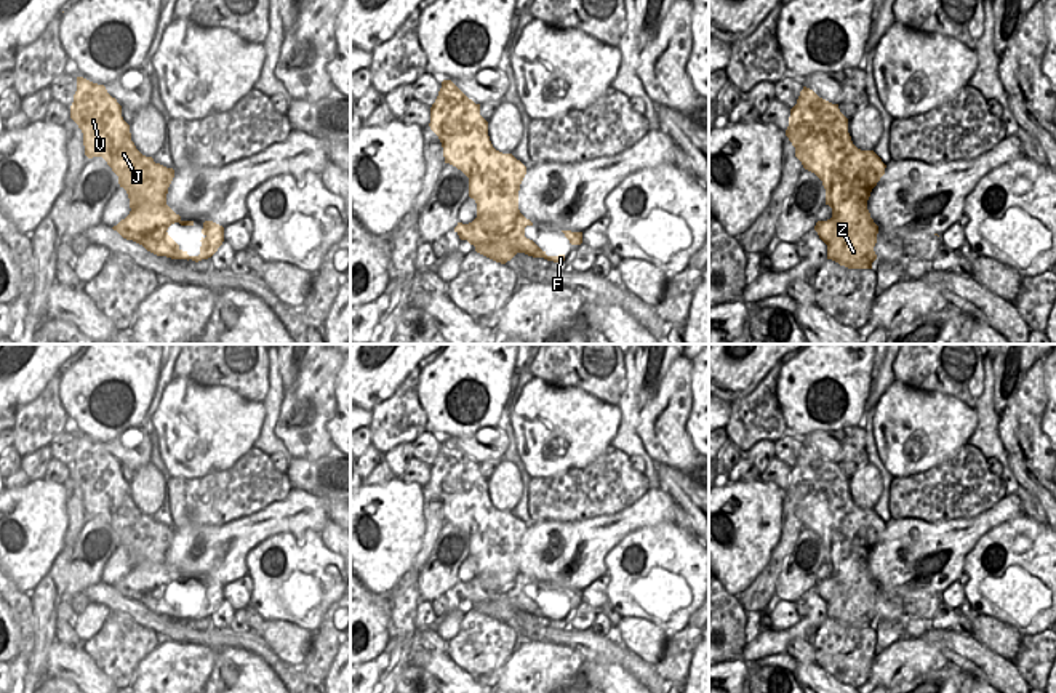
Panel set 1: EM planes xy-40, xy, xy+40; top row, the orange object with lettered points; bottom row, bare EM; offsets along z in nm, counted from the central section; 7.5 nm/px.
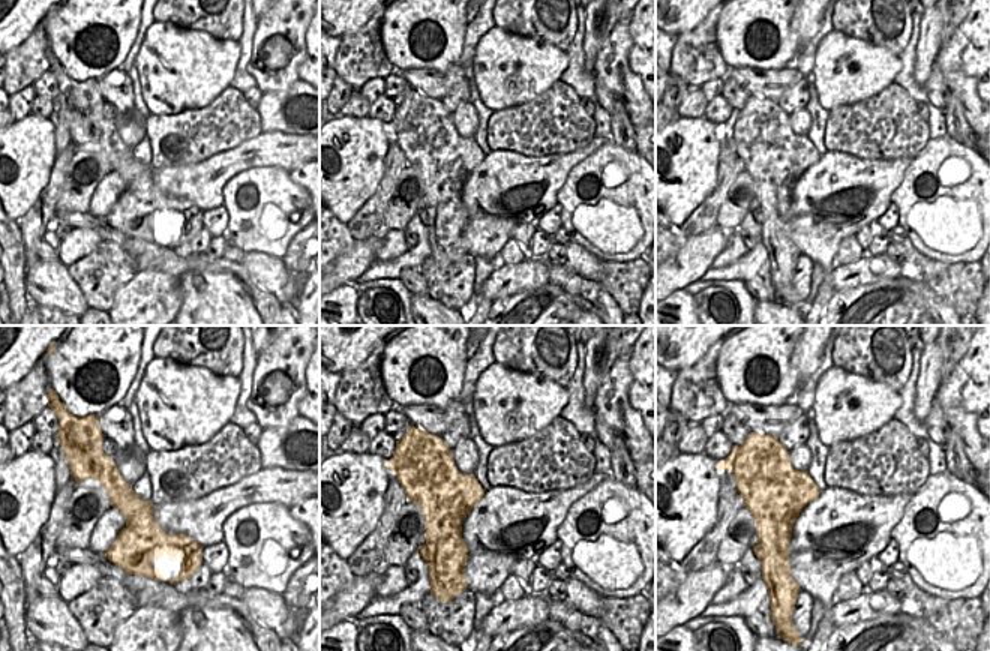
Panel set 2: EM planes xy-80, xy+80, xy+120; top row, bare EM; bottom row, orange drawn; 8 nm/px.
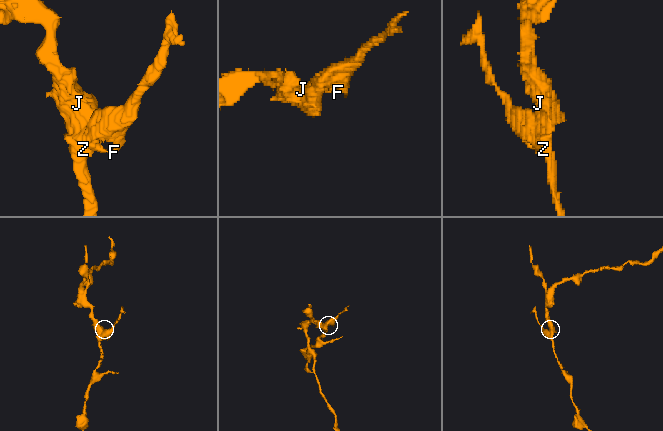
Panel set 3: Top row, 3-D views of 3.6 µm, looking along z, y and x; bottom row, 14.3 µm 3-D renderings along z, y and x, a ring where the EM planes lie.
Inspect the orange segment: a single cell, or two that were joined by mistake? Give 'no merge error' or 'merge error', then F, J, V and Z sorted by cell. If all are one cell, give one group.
no merge error; F J V Z

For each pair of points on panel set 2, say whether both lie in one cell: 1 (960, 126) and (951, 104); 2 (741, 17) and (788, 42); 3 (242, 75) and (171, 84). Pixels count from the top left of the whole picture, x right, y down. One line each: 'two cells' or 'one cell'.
1: one cell
2: one cell
3: two cells

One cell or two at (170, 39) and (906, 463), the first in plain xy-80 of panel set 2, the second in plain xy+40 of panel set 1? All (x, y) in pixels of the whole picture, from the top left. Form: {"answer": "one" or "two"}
{"answer": "one"}

